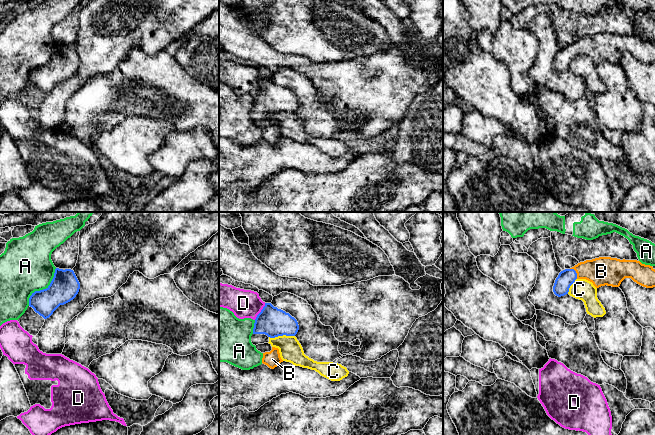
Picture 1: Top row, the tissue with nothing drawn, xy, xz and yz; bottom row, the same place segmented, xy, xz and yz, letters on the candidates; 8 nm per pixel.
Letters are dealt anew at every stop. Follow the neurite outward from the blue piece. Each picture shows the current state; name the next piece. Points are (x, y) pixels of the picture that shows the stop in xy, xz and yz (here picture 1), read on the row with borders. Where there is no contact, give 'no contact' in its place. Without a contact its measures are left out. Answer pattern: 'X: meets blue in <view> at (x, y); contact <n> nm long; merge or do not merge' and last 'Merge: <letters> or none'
A: meets blue in xy at (43, 289); contact 380 nm long; do not merge
B: meets blue in yz at (575, 272); contact 110 nm long; merge
C: meets blue in xz at (281, 335); contact 200 nm long; do not merge
D: meets blue in xz at (261, 311); contact 160 nm long; do not merge
Merge: B

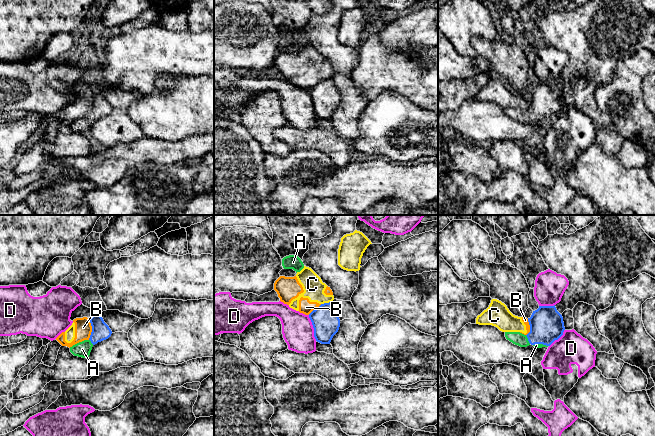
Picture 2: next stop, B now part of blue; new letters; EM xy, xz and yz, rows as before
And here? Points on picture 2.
A: meets blue in yz at (528, 339); contact 80 nm long; merge
B: meets blue in xy at (92, 329); contact 180 nm long; do not merge
C: meets blue in xz at (326, 303); contact 90 nm long; do not merge
D: meets blue in xz at (313, 327); contact 220 nm long; do not merge
Merge: A

